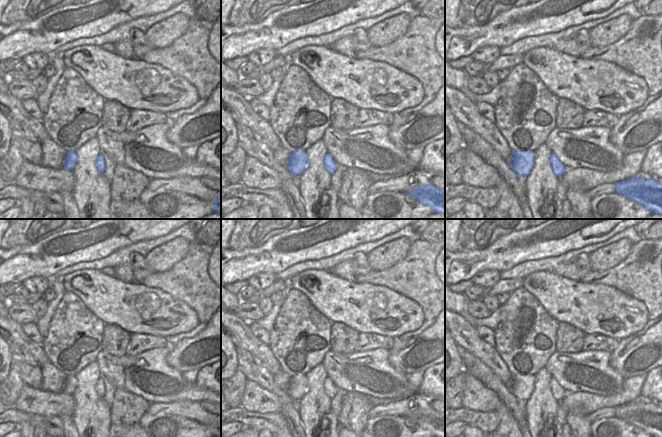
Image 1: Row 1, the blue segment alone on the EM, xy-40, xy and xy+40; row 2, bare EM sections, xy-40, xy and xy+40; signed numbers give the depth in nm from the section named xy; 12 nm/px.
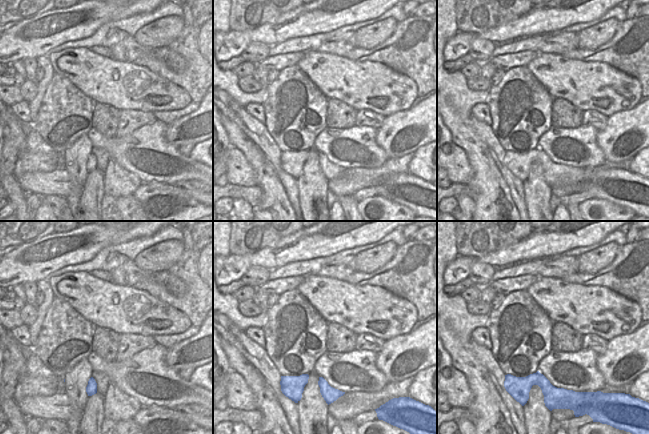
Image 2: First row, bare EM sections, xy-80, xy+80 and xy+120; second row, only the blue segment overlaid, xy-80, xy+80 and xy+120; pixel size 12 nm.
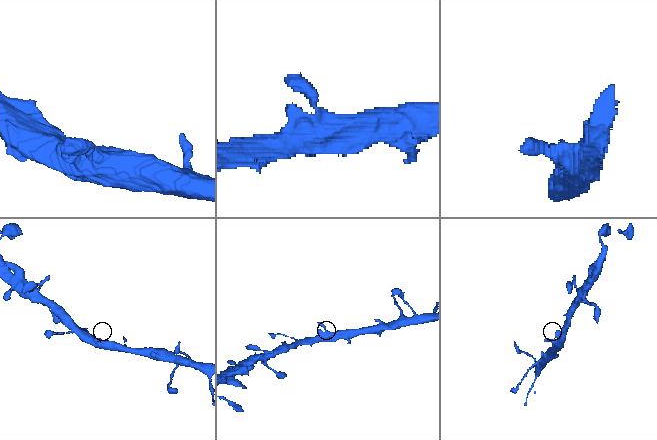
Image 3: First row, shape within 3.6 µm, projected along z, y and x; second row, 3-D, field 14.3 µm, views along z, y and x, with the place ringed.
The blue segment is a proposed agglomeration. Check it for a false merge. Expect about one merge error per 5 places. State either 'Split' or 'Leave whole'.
Leave whole.

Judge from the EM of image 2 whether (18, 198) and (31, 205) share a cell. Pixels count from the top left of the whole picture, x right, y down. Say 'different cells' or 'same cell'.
different cells

